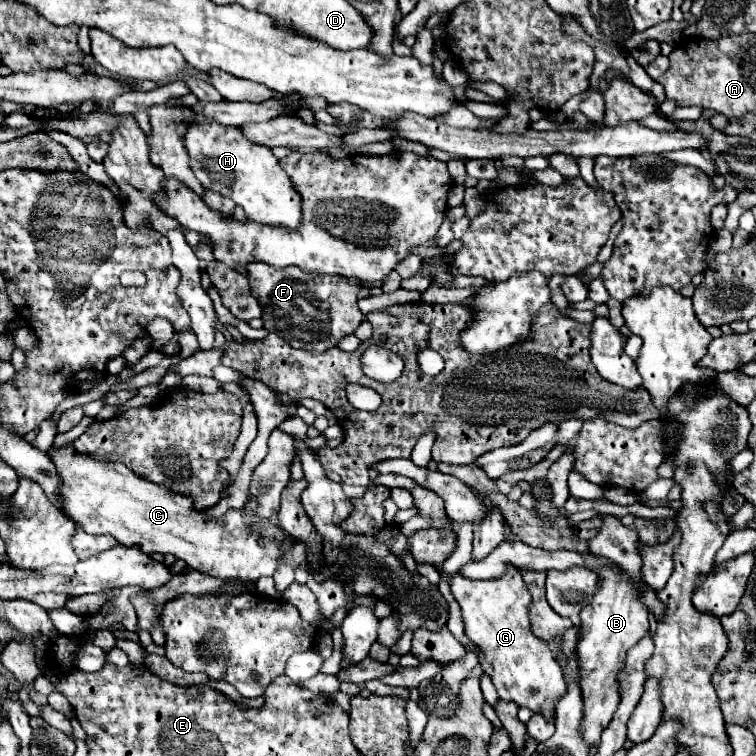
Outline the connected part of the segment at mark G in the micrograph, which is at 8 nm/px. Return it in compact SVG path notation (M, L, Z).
M506 569L502 577L488 581L466 579L460 571L450 577L450 591L462 609L466 635L484 651L492 665L492 683L500 699L516 701L520 707L530 707L546 717L554 715L556 701L564 695L562 667L552 657L548 645L540 641L528 621L530 593L524 591L522 575L516 569Z

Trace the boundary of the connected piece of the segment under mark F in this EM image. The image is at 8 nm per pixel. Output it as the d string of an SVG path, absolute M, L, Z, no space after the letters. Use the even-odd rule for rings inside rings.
M260 261L248 263L248 273L250 273L248 279L250 279L252 295L258 299L260 307L262 307L264 327L270 333L278 333L282 339L288 341L288 345L292 345L296 349L324 353L324 351L336 347L346 335L352 335L356 331L356 327L364 321L364 315L356 303L358 301L356 295L360 291L360 281L356 281L356 279L348 279L348 277L340 277L340 275L310 275L310 273L300 273L300 269L296 269L296 267L274 269ZM298 309L314 309L314 325L312 325L312 319Z

